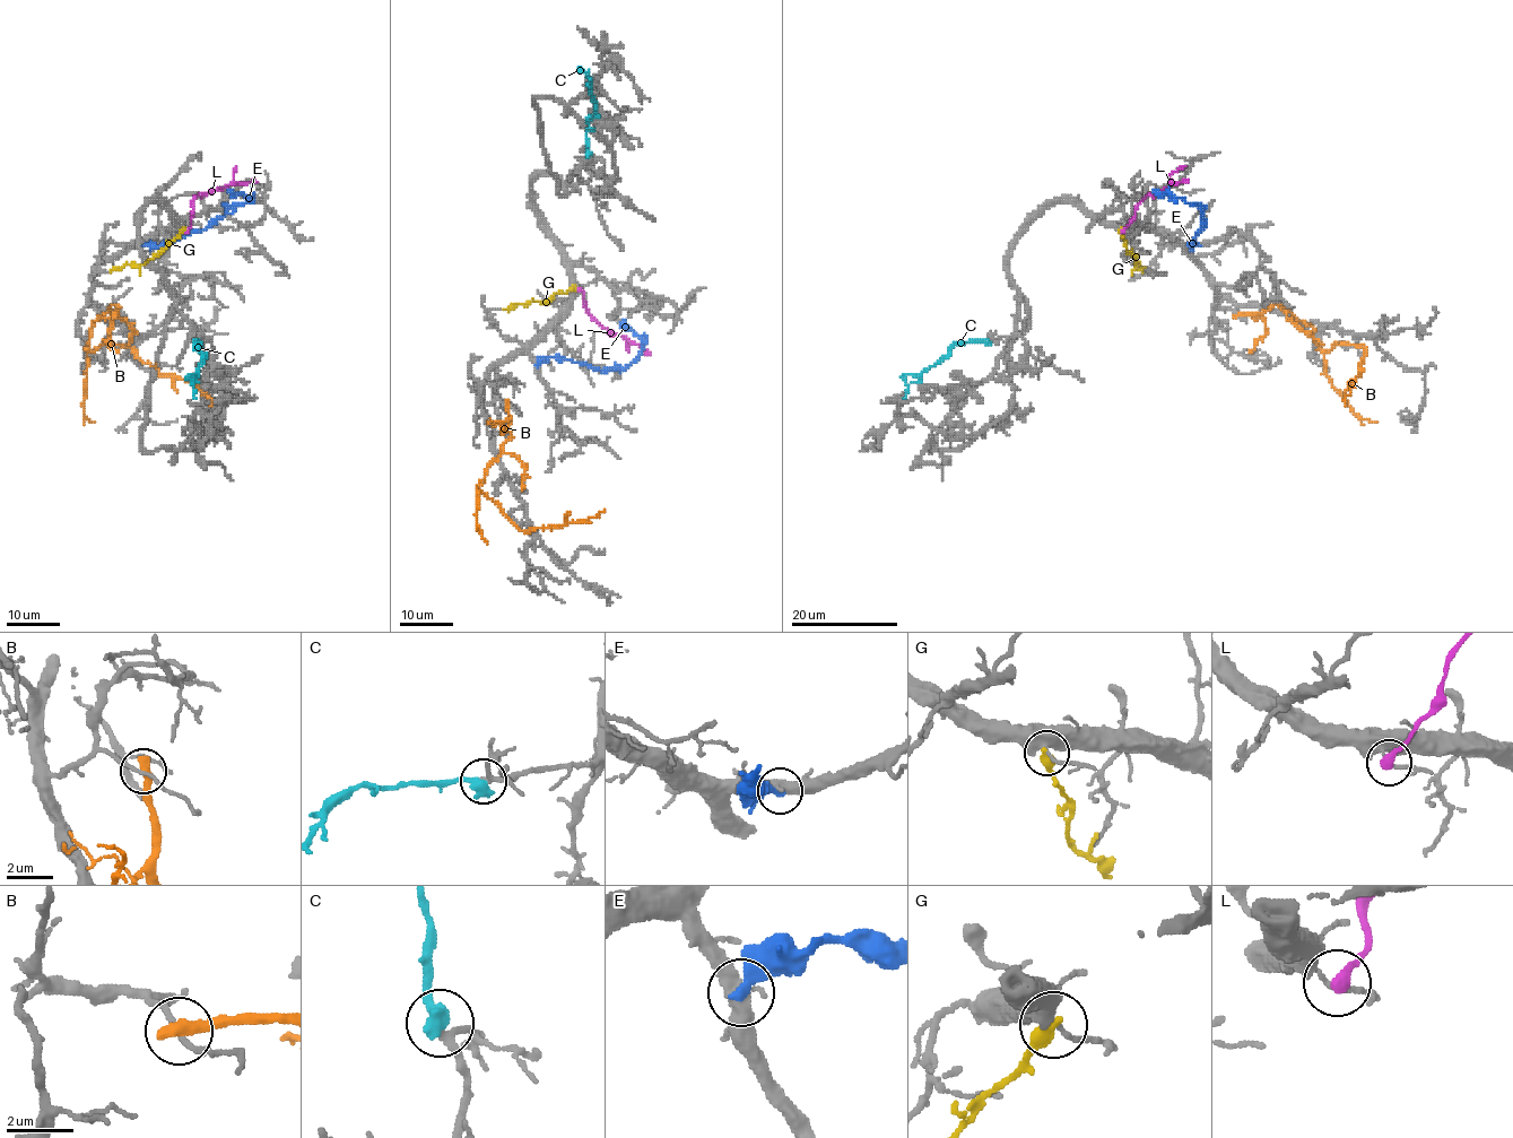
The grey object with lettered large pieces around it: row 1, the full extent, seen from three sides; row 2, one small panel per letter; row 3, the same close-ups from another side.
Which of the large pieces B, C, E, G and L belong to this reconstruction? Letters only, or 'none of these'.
C

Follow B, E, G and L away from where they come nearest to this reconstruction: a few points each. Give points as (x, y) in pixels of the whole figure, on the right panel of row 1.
B: (1237, 315), (1276, 305), (1307, 322), (1313, 341), (1327, 352), (1336, 344), (1364, 346), (1362, 374), (1345, 406)
E: (1199, 245), (1191, 245), (1202, 229), (1202, 215), (1198, 203), (1191, 205), (1155, 189)
G: (1120, 229), (1125, 249), (1141, 271)
L: (1122, 231), (1132, 218), (1135, 206), (1147, 194), (1155, 194), (1170, 183), (1187, 181)

